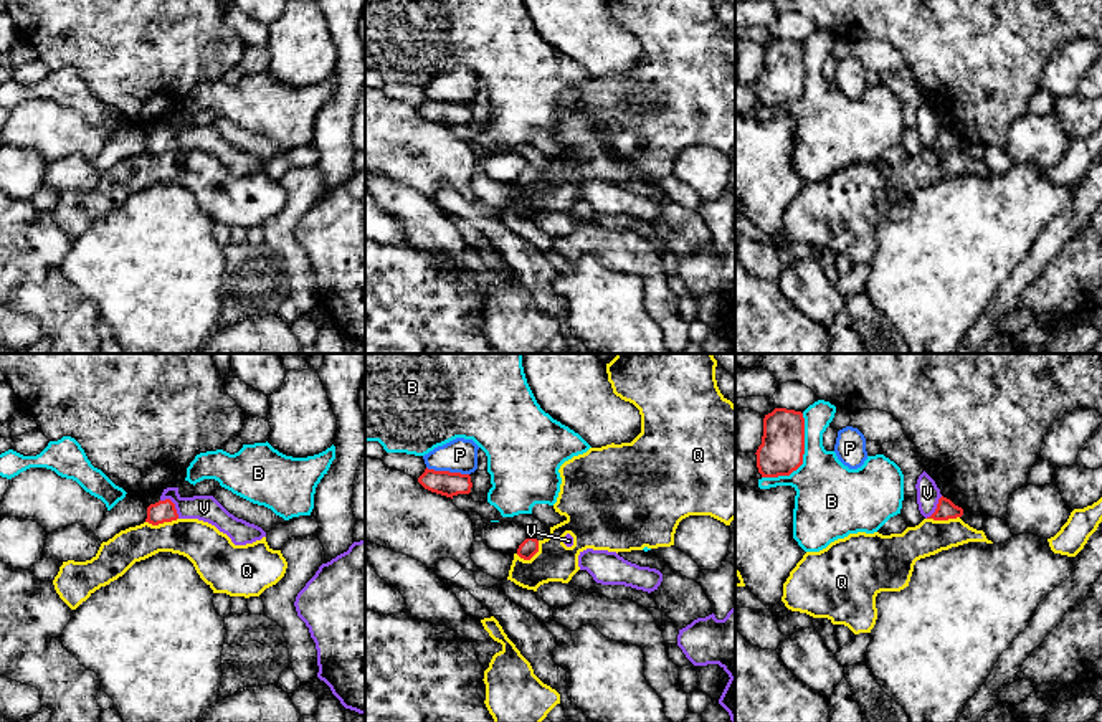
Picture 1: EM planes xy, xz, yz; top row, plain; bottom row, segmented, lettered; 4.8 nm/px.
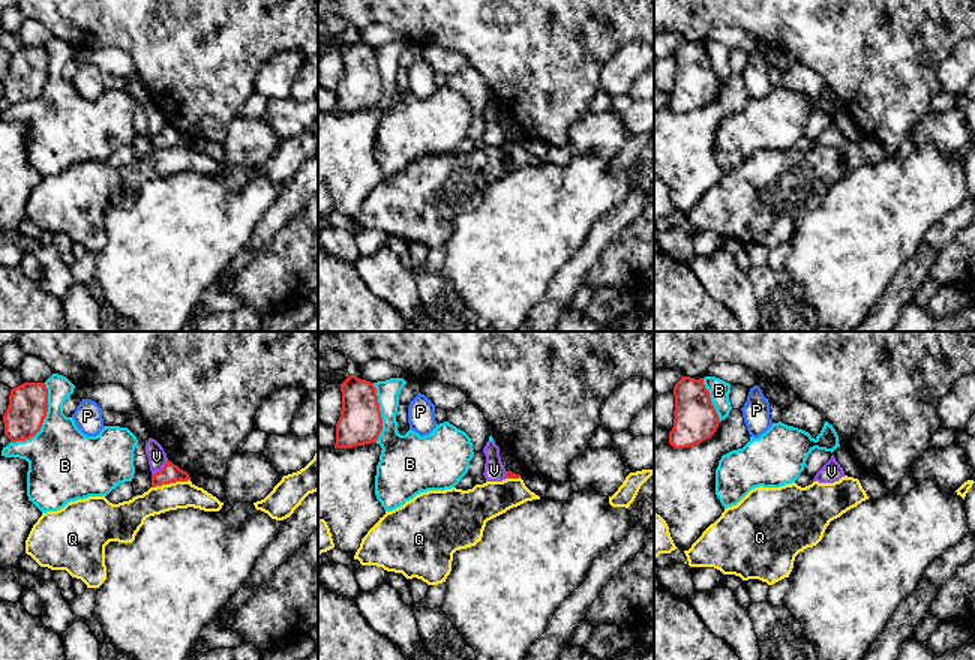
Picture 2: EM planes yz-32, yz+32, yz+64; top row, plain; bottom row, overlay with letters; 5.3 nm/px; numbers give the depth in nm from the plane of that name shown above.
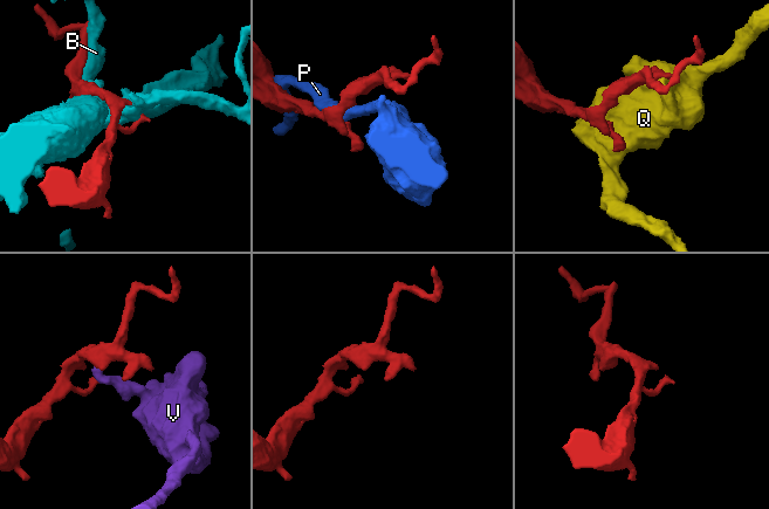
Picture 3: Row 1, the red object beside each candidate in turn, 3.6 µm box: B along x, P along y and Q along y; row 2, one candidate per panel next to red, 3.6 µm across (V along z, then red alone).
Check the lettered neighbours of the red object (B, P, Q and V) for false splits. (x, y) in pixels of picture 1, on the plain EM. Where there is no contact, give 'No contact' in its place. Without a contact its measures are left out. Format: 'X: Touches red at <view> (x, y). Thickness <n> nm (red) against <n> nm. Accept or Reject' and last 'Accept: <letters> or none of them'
B: Touches red at yz (802, 88). Thickness 220 nm (red) against 360 nm. Reject
P: Touches red at xz (448, 101). Thickness 120 nm (red) against 160 nm. Reject
Q: Touches red at xy (161, 152). Thickness 110 nm (red) against 200 nm. Reject
V: Touches red at xy (174, 134). Thickness 110 nm (red) against 130 nm. Reject
Accept: none of them

